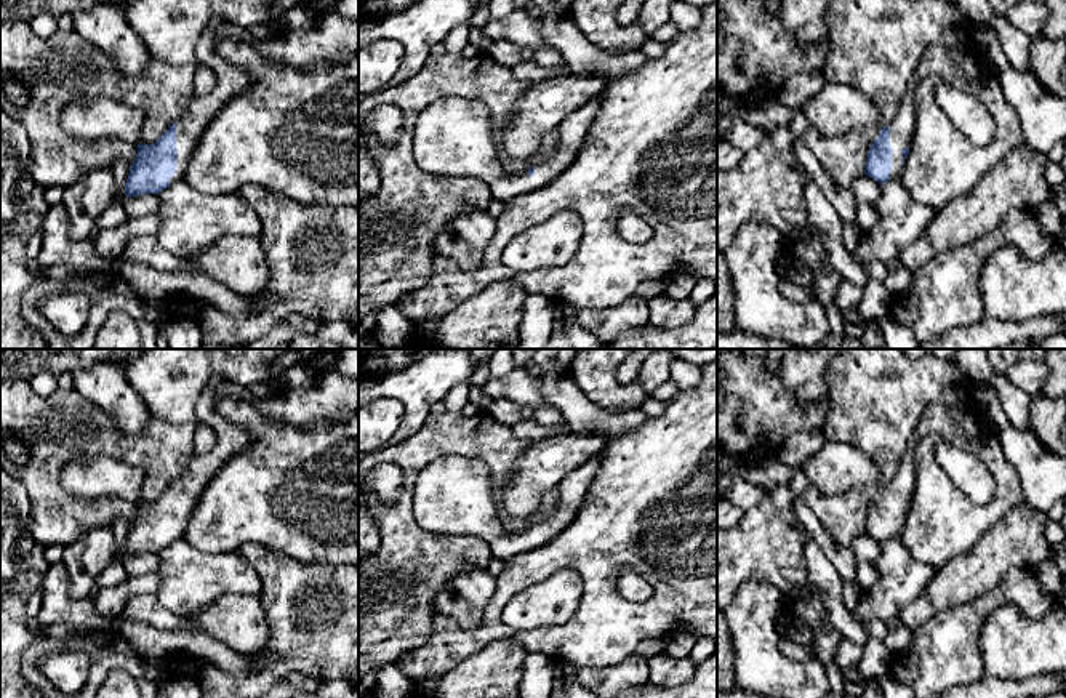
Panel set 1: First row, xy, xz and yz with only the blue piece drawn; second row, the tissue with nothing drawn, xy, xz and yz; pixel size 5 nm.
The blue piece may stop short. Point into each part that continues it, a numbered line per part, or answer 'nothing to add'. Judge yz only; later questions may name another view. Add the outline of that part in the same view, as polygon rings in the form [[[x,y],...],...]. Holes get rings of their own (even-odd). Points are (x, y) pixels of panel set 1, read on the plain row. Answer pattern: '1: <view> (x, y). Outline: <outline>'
1: yz (956, 421). Outline: [[[970,399],[964,402],[930,403],[927,407],[908,442],[900,469],[888,483],[890,504],[893,507],[890,540],[896,540],[901,533],[901,509],[909,506],[911,493],[916,487],[916,448],[932,432],[936,432],[940,439],[965,443],[983,432],[983,419]]]

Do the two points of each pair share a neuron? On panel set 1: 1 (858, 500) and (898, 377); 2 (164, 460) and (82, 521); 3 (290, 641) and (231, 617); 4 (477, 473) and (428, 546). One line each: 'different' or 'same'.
1: same
2: same
3: different
4: different

